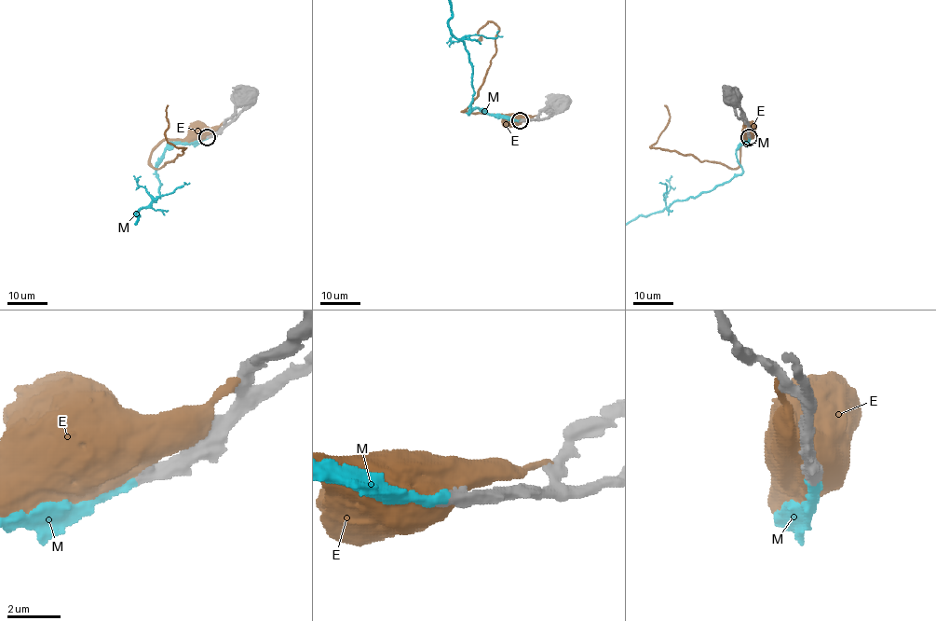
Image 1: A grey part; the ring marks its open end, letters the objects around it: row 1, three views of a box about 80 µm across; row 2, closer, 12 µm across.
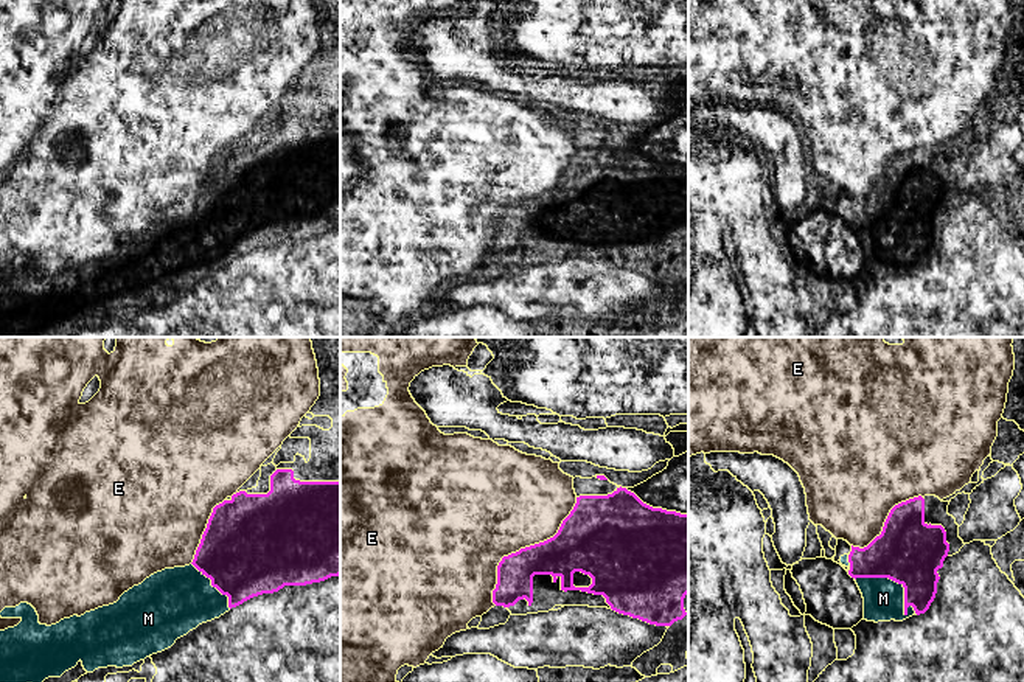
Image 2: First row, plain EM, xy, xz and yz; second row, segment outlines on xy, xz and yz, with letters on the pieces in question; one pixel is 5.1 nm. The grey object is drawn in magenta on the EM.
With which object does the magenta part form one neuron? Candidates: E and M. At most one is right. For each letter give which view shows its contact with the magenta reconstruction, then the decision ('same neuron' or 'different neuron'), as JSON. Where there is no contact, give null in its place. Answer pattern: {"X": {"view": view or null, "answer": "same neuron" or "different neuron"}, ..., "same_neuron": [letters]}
{"E": {"view": "xz", "answer": "different neuron"}, "M": {"view": "yz", "answer": "same neuron"}, "same_neuron": ["M"]}

